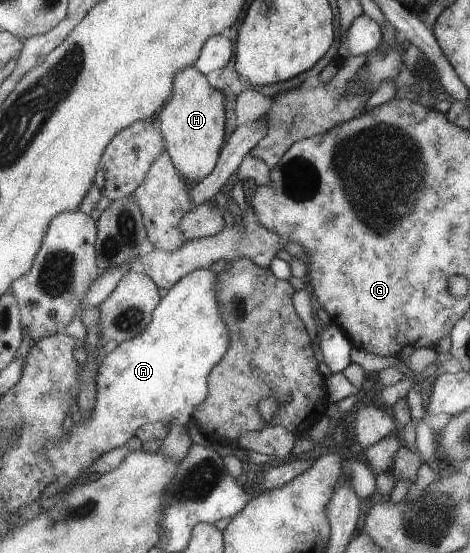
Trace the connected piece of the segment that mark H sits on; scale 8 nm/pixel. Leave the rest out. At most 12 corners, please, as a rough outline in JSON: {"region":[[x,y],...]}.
{"region":[[178,70],[157,126],[182,179],[200,182],[224,141],[222,93]]}

